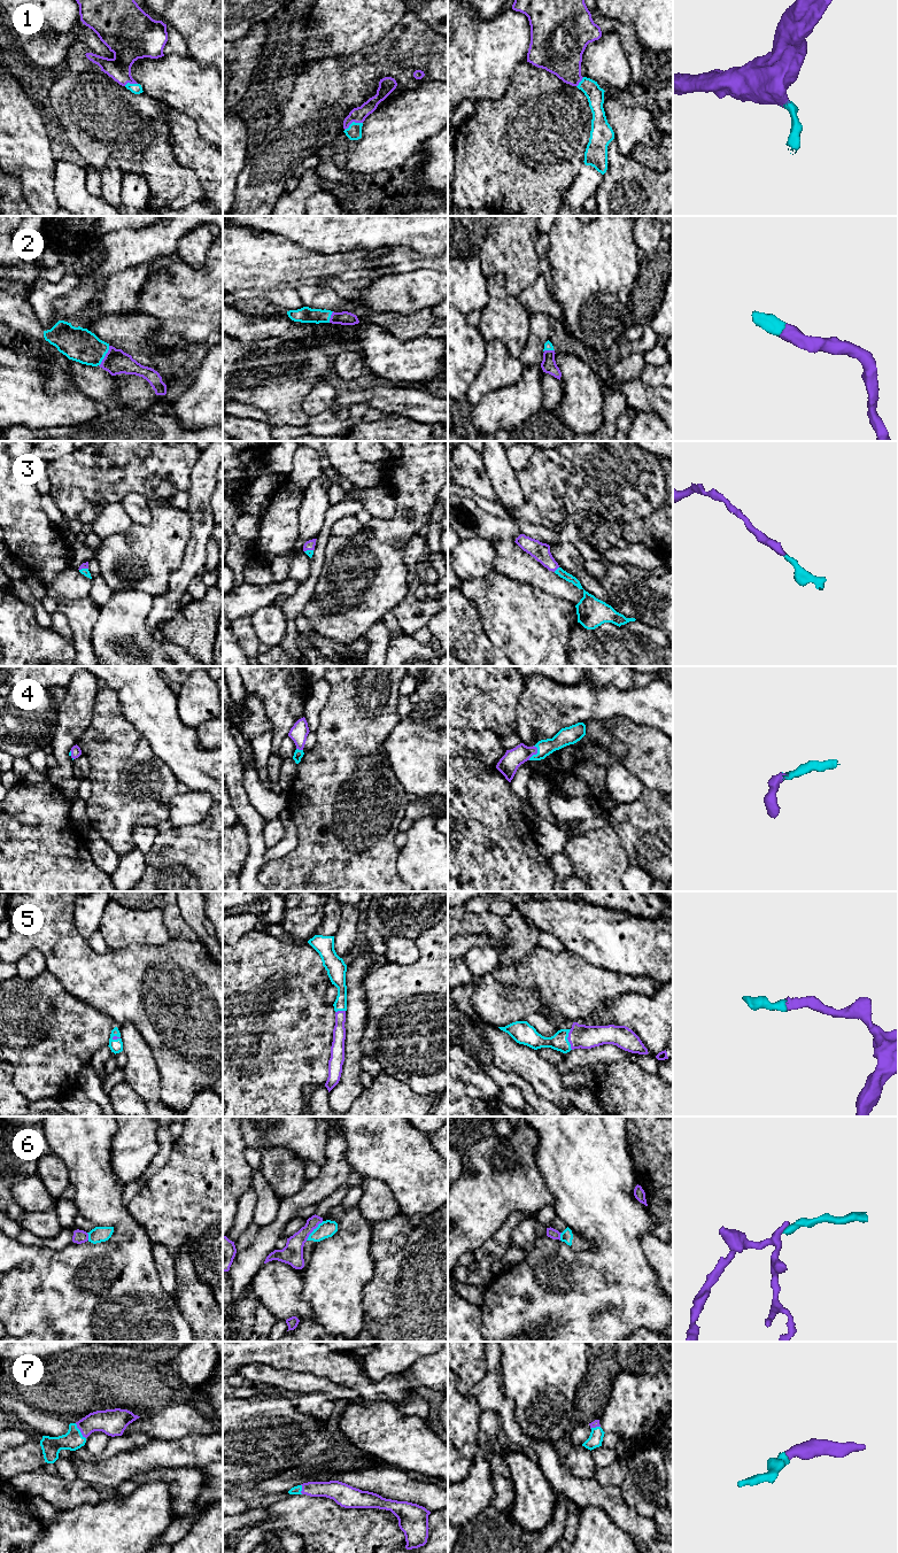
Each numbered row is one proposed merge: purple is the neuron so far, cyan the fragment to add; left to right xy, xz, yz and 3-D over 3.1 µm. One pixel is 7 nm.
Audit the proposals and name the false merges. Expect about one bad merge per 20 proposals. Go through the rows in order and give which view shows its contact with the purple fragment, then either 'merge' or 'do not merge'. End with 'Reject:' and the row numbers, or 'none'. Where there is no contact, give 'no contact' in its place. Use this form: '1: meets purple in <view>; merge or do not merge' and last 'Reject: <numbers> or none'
1: meets purple in xz; merge
2: meets purple in xy; merge
3: meets purple in yz; merge
4: meets purple in yz; merge
5: meets purple in yz; merge
6: meets purple in xz; do not merge
7: meets purple in xy; merge
Reject: 6

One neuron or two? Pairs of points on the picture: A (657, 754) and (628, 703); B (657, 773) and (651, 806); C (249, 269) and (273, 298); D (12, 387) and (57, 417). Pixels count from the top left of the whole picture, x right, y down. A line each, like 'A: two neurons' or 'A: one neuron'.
A: two neurons
B: two neurons
C: two neurons
D: one neuron

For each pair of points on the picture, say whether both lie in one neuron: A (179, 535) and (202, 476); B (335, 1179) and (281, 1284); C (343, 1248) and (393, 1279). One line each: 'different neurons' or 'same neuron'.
A: different neurons
B: different neurons
C: different neurons

